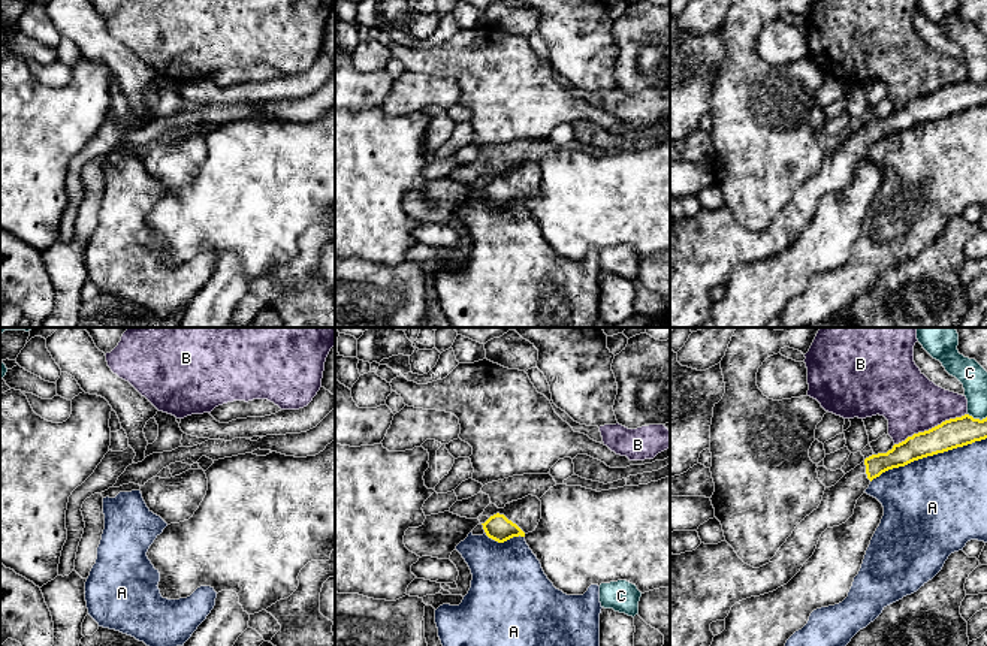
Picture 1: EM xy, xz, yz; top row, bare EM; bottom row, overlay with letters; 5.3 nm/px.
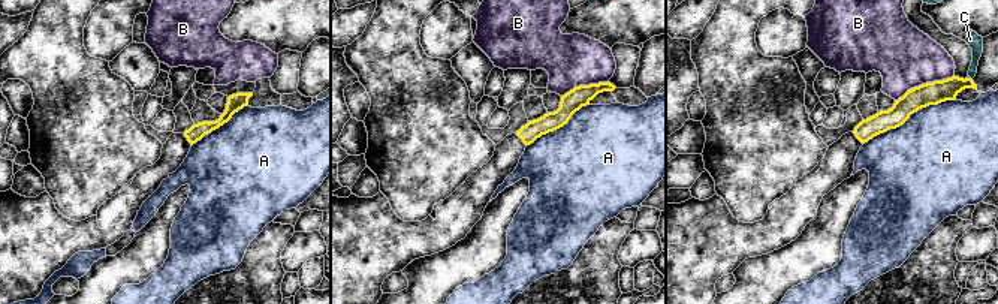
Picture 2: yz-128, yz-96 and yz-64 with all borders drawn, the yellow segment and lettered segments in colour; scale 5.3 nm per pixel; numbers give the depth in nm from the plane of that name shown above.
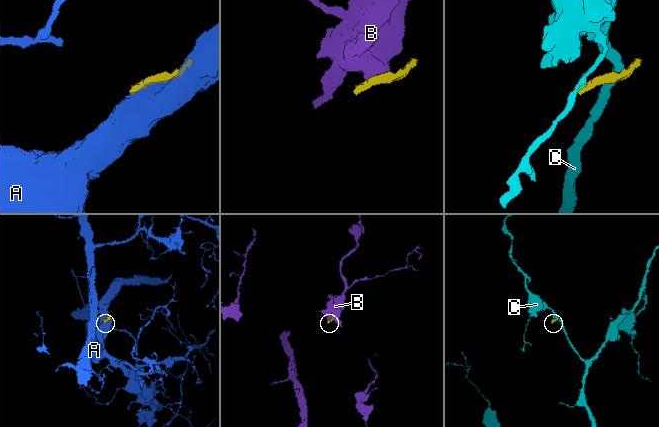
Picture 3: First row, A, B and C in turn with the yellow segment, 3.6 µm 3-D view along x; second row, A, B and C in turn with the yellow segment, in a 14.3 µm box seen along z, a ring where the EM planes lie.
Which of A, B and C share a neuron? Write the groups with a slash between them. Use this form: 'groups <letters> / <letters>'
groups A / B / C

